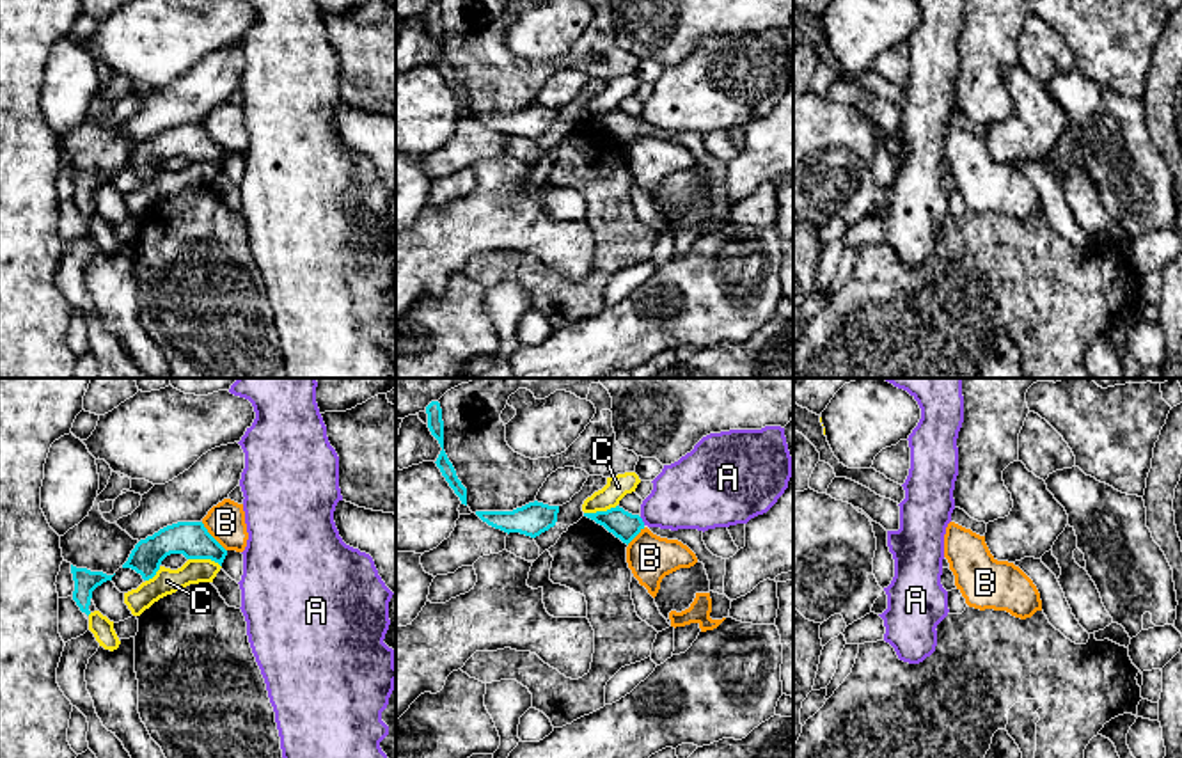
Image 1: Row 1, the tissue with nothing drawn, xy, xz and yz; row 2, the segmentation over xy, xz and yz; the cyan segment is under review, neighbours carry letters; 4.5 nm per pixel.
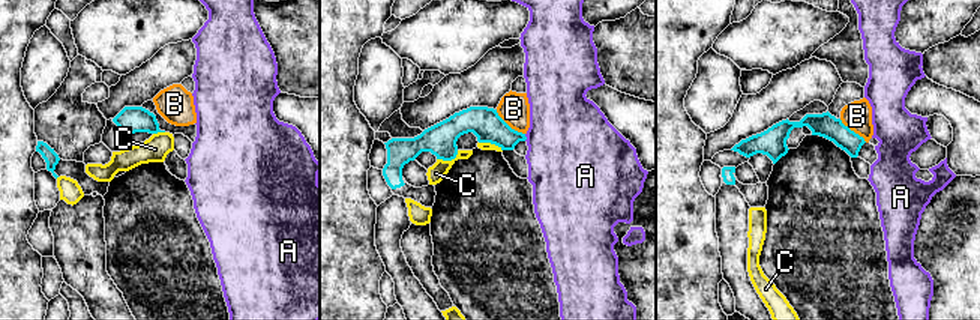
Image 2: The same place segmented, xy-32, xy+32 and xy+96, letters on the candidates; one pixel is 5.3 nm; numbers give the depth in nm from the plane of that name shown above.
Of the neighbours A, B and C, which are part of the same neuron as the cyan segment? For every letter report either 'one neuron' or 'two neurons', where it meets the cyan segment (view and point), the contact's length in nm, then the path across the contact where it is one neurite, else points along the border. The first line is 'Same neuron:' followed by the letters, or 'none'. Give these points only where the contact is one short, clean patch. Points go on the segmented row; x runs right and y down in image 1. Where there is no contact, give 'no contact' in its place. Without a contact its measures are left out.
Same neuron: none
A: two neurons | xz (641, 521) | 50 nm | along xz (639, 517), (645, 524)
B: two neurons | xy (212, 536) | 180 nm | along xy (201, 522), (226, 551)
C: two neurons | xy (204, 558) | 160 nm

